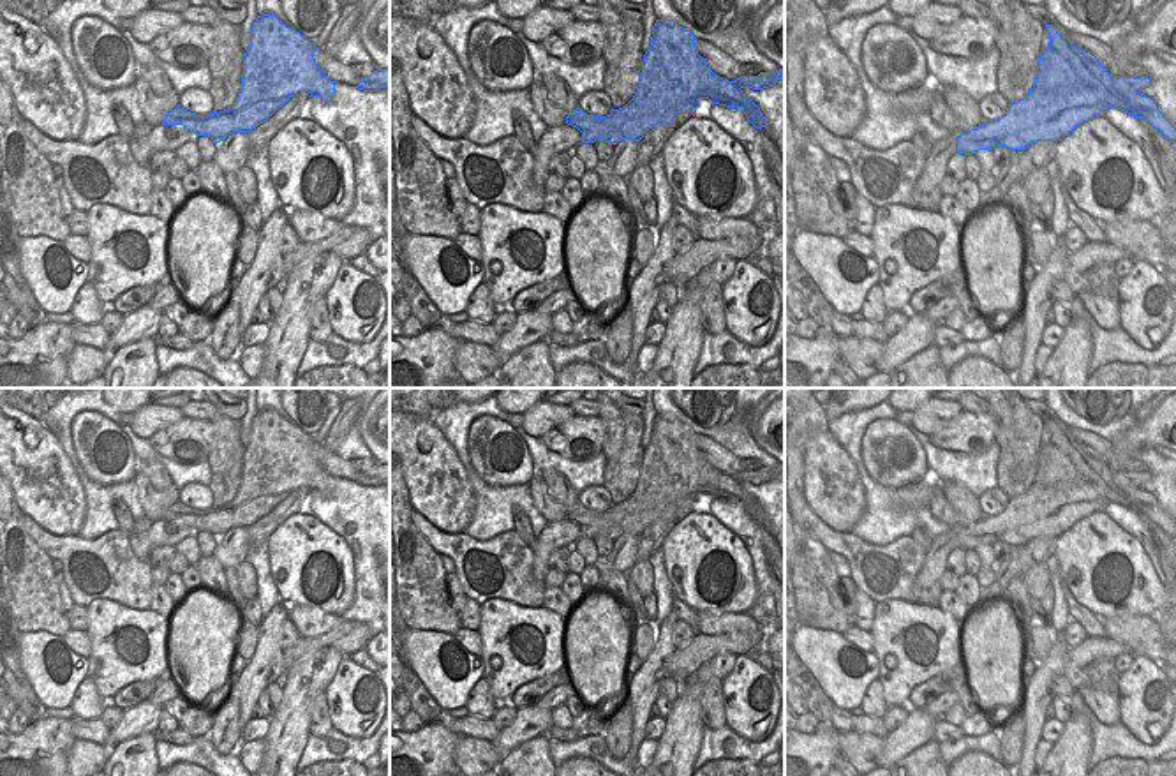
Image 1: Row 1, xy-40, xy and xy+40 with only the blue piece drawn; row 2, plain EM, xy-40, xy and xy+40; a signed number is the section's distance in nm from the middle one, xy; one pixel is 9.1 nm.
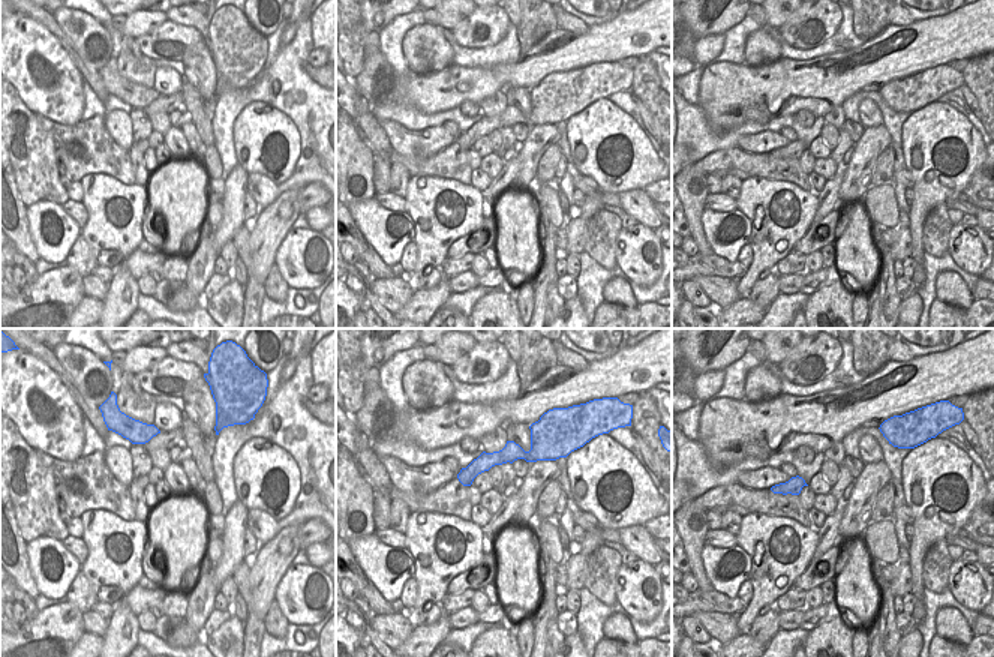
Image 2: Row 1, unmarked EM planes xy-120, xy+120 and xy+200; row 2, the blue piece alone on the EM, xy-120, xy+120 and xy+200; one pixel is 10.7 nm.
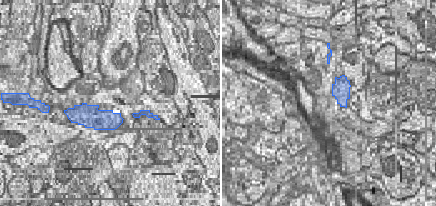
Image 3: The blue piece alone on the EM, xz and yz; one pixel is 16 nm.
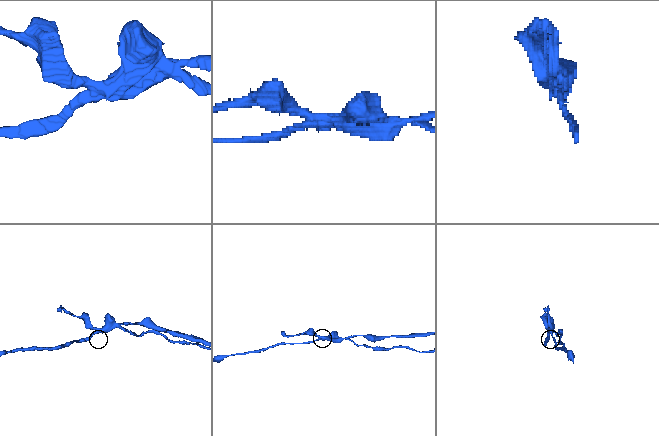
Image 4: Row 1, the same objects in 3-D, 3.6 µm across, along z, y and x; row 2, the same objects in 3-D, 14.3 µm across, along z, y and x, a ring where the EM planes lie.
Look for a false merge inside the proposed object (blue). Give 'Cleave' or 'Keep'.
Cleave.

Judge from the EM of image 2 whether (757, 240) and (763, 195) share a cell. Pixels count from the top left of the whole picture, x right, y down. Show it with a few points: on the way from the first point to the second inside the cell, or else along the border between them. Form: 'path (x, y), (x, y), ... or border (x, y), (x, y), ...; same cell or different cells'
path (768, 230), (768, 206); same cell

